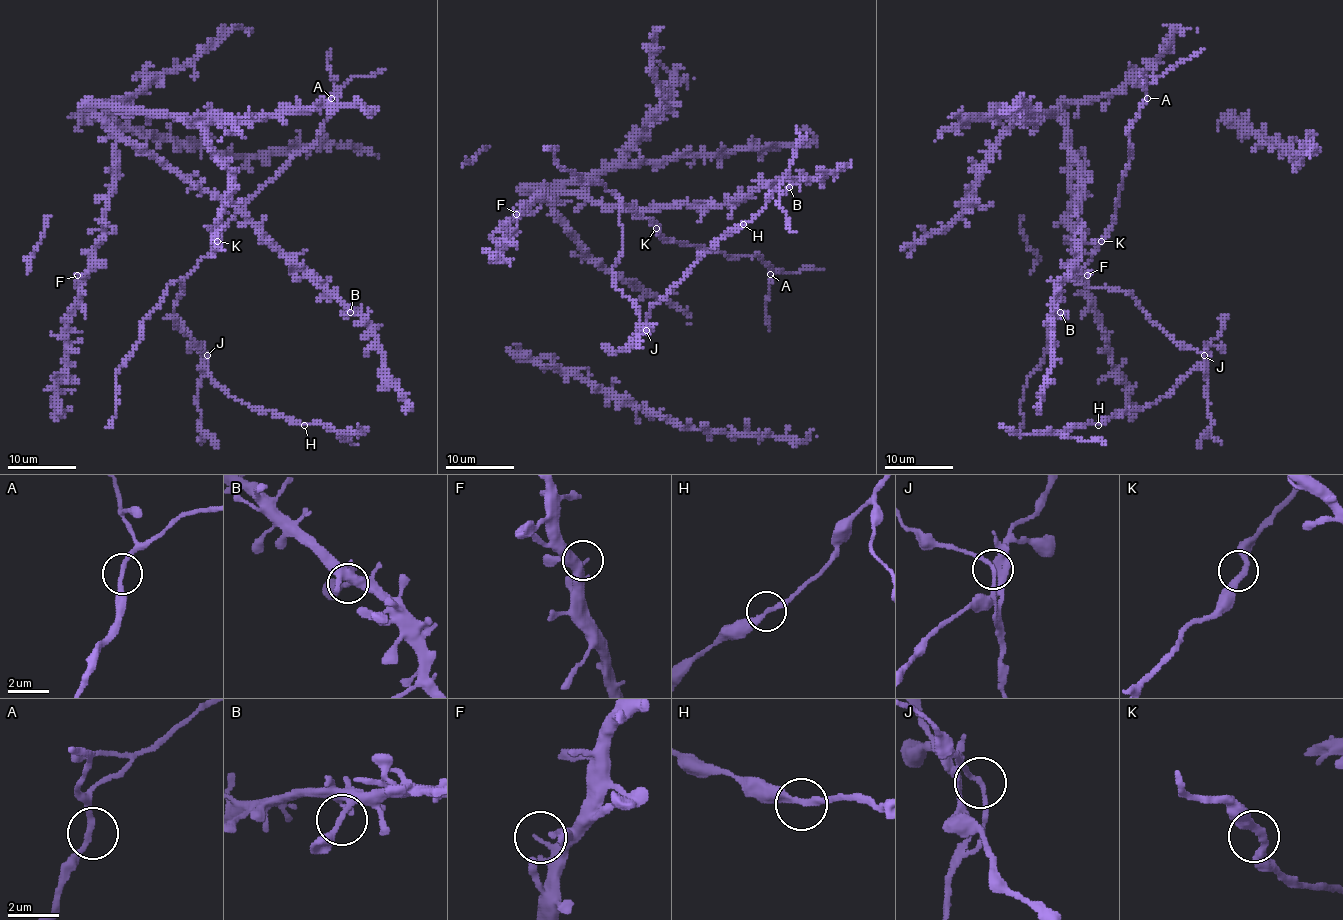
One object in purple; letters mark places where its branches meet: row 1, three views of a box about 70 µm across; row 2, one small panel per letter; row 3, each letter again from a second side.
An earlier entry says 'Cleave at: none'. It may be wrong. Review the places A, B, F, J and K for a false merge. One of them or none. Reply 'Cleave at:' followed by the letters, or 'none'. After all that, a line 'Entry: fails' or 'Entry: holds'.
Cleave at: J
Entry: fails

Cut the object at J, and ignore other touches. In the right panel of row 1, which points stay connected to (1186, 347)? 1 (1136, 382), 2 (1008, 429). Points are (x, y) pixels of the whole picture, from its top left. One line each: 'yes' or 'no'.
1: yes
2: no

